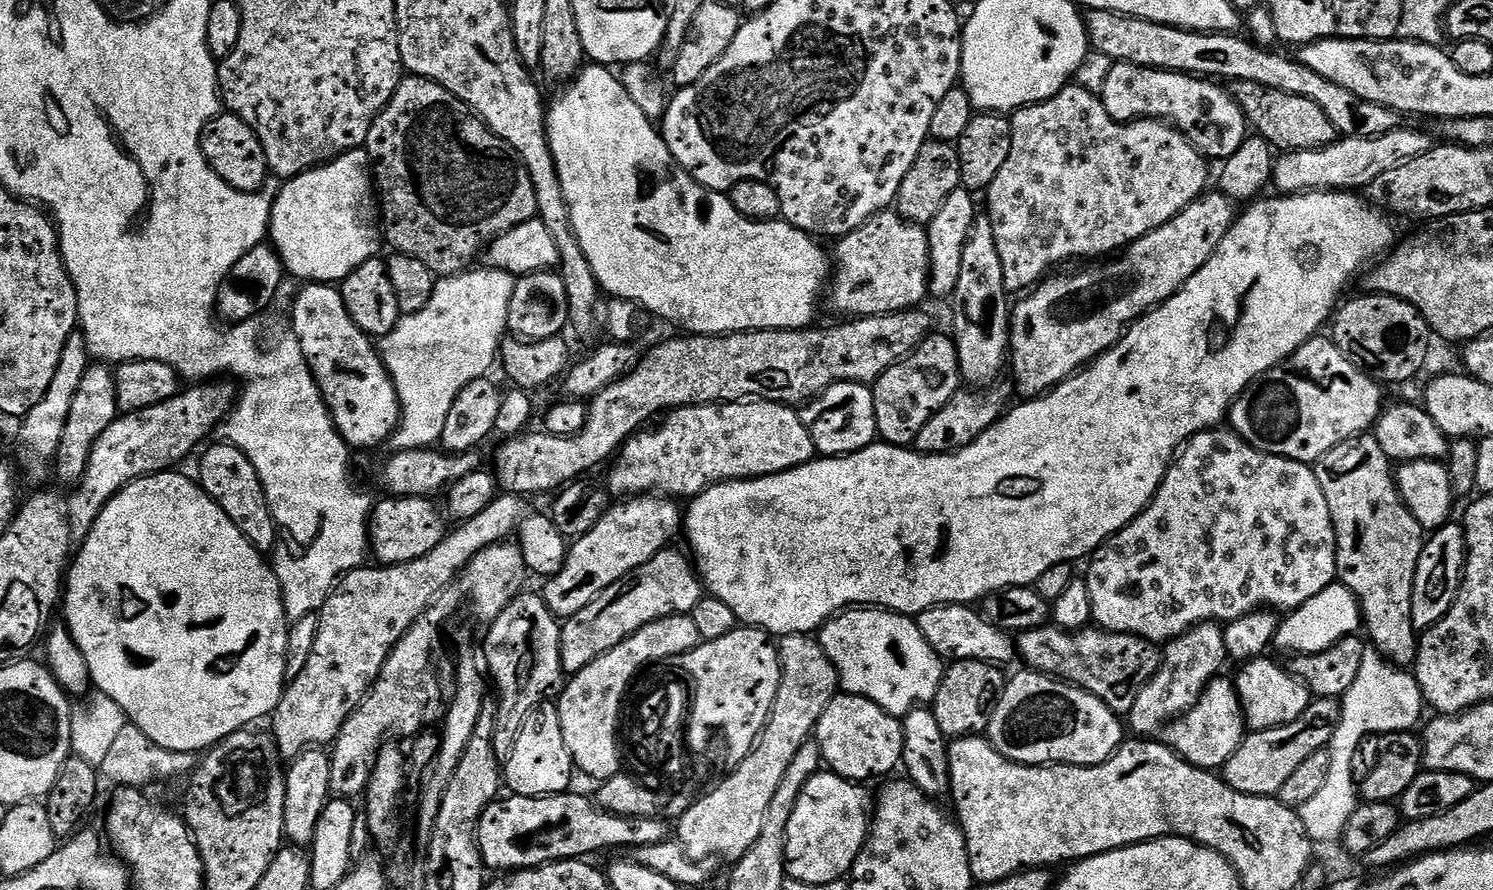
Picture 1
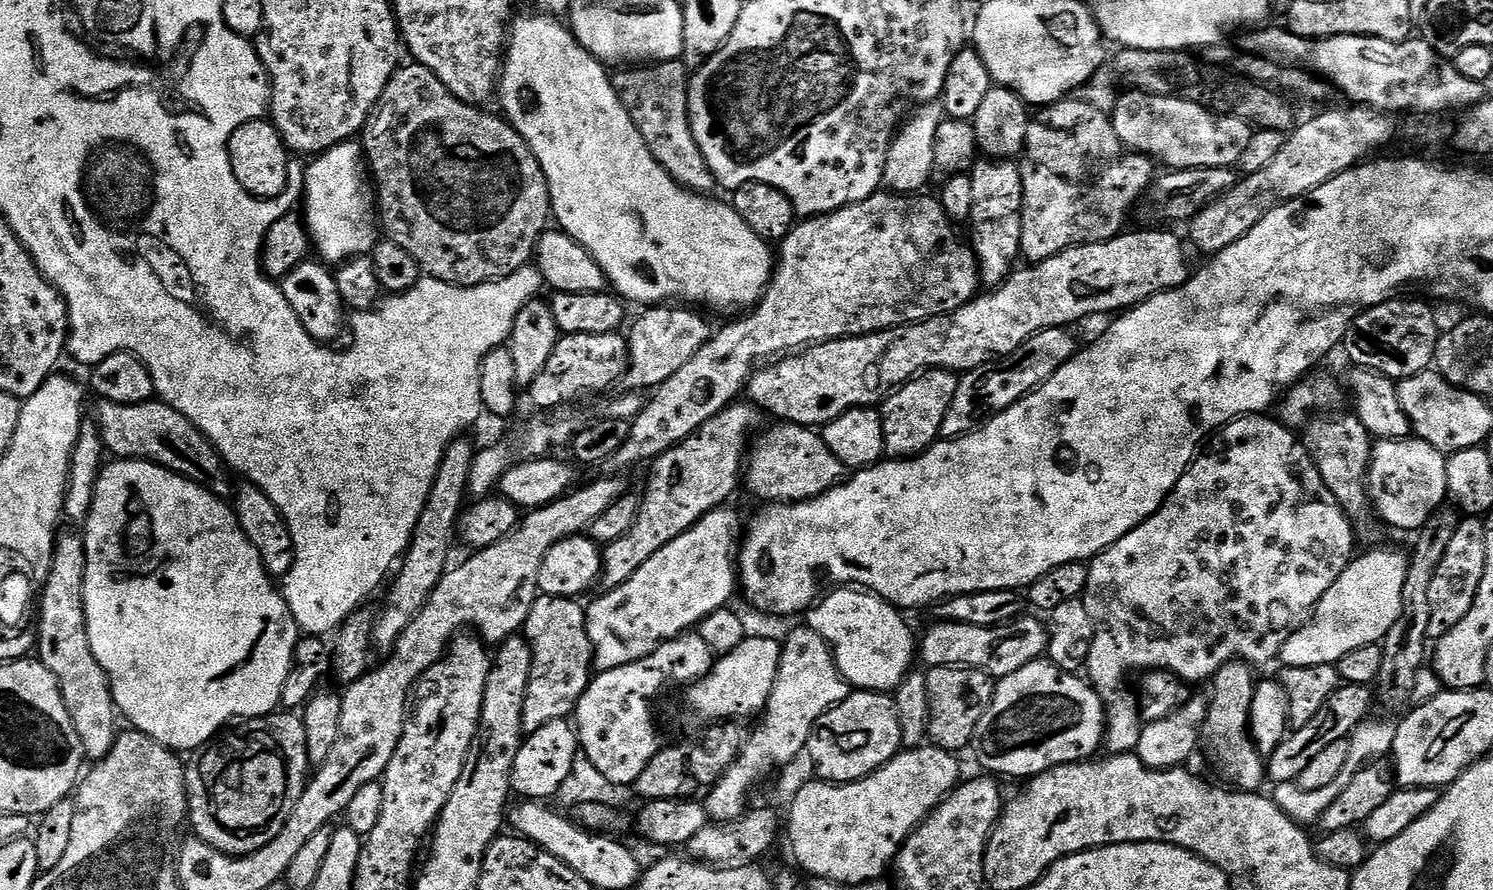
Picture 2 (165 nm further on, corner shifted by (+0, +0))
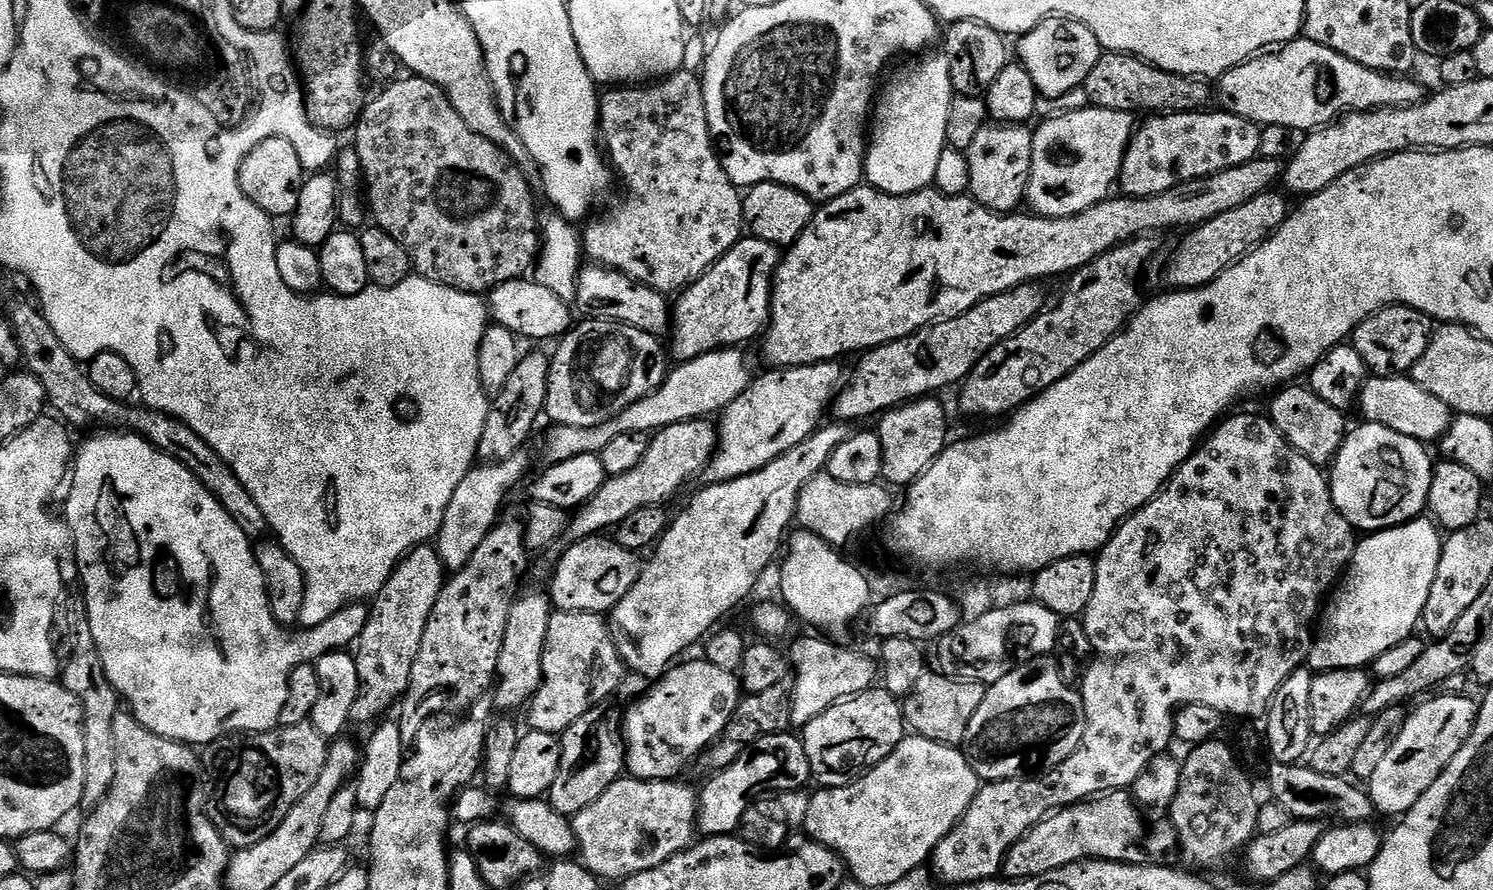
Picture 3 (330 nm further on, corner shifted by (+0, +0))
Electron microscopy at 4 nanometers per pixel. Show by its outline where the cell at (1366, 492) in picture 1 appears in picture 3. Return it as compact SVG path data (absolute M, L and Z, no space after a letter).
M1284 386L1275 393L1272 405L1266 409L1272 425L1284 436L1286 442L1290 442L1310 462L1317 466L1331 465L1335 460L1338 450L1344 444L1344 437L1349 431L1345 413L1339 412L1330 402L1322 402L1318 394L1312 392L1311 387L1292 388L1296 386Z

